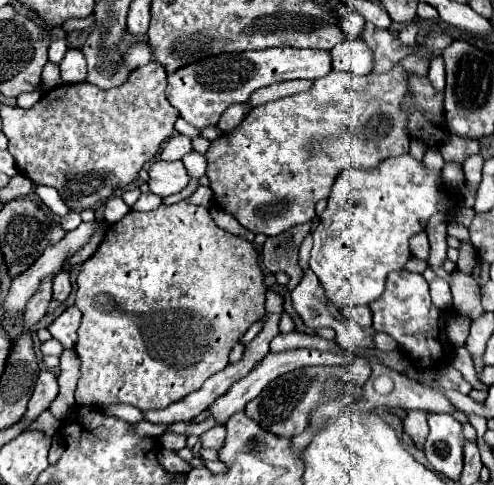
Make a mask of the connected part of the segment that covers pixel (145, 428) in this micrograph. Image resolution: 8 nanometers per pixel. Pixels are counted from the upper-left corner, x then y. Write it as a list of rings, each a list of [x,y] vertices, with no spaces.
[[[145,420],[133,425],[134,431],[141,436],[161,436],[168,427],[169,425],[153,424]]]

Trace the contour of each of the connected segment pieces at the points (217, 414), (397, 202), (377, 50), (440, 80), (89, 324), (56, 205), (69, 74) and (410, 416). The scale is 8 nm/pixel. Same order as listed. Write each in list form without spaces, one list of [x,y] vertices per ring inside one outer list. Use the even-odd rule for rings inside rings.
[[[290,349],[290,351],[282,351],[282,353],[268,353],[246,377],[238,379],[224,395],[220,395],[220,399],[216,399],[216,403],[212,403],[212,407],[208,407],[208,417],[216,419],[218,423],[226,423],[230,415],[234,415],[236,411],[244,411],[246,403],[252,401],[256,395],[260,395],[260,391],[274,379],[278,379],[284,373],[290,373],[294,369],[302,369],[308,365],[344,365],[348,361],[348,357],[342,355],[334,355],[334,353],[324,353],[324,351],[316,351],[316,349]]]
[[[410,153],[388,157],[380,161],[374,169],[344,169],[332,185],[328,197],[328,207],[320,215],[320,225],[314,229],[314,247],[310,257],[310,269],[320,279],[320,285],[326,291],[326,297],[338,307],[348,305],[370,305],[374,299],[380,299],[386,287],[386,277],[392,271],[404,269],[406,261],[412,257],[410,237],[422,233],[432,215],[440,211],[442,201],[448,197],[444,189],[442,171],[428,169],[422,161],[414,159]]]
[[[372,23],[364,25],[362,39],[374,51],[374,69],[372,69],[374,73],[384,73],[384,71],[392,69],[402,57],[406,57],[406,55],[416,51],[416,45],[406,47],[396,37],[392,37],[388,33],[388,29],[378,29]]]
[[[434,57],[434,59],[432,59],[430,71],[428,71],[428,81],[432,83],[432,87],[434,87],[438,93],[444,93],[446,81],[444,81],[444,61],[442,61],[442,57]]]
[[[188,199],[174,203],[174,205],[160,205],[158,209],[152,209],[152,211],[128,211],[118,223],[114,223],[106,229],[106,235],[104,235],[100,247],[96,249],[96,253],[92,255],[92,259],[84,261],[76,283],[78,283],[76,307],[82,311],[82,325],[78,329],[78,343],[74,347],[82,361],[82,365],[80,365],[82,375],[80,375],[78,387],[76,387],[76,403],[86,405],[86,407],[96,407],[96,409],[110,405],[110,403],[124,403],[124,399],[116,399],[116,397],[130,397],[128,405],[134,405],[138,409],[160,409],[160,407],[168,407],[174,401],[184,399],[192,391],[200,389],[202,383],[210,375],[222,371],[228,365],[228,355],[230,355],[232,347],[240,341],[240,337],[248,331],[248,327],[266,313],[266,309],[264,309],[264,299],[266,299],[264,273],[260,269],[258,253],[252,247],[252,243],[216,227],[208,209],[202,205],[194,205]]]
[[[38,185],[38,187],[34,189],[34,193],[40,197],[40,201],[42,201],[52,213],[64,217],[64,215],[70,211],[70,209],[66,207],[66,203],[60,199],[60,195],[58,195],[56,189],[52,189],[52,187],[44,187],[44,185]]]
[[[68,49],[59,68],[64,84],[86,81],[86,59],[84,59],[82,51],[78,51],[78,49]]]
[[[420,409],[406,411],[404,431],[414,439],[416,445],[422,445],[428,435],[428,419],[426,417],[428,417],[428,411],[420,411]]]

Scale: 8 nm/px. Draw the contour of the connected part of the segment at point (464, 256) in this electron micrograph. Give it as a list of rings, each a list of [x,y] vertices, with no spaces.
[[[462,243],[460,247],[460,259],[458,259],[458,271],[464,271],[466,275],[472,273],[474,265],[476,265],[476,251],[470,243]]]

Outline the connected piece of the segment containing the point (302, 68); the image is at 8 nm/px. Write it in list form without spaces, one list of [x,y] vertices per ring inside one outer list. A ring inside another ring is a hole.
[[[262,49],[244,53],[220,53],[204,57],[202,61],[180,67],[180,71],[168,75],[166,97],[180,111],[180,117],[190,125],[204,129],[216,125],[220,115],[232,103],[248,101],[248,97],[272,83],[290,79],[320,79],[332,71],[330,51],[312,49]]]

